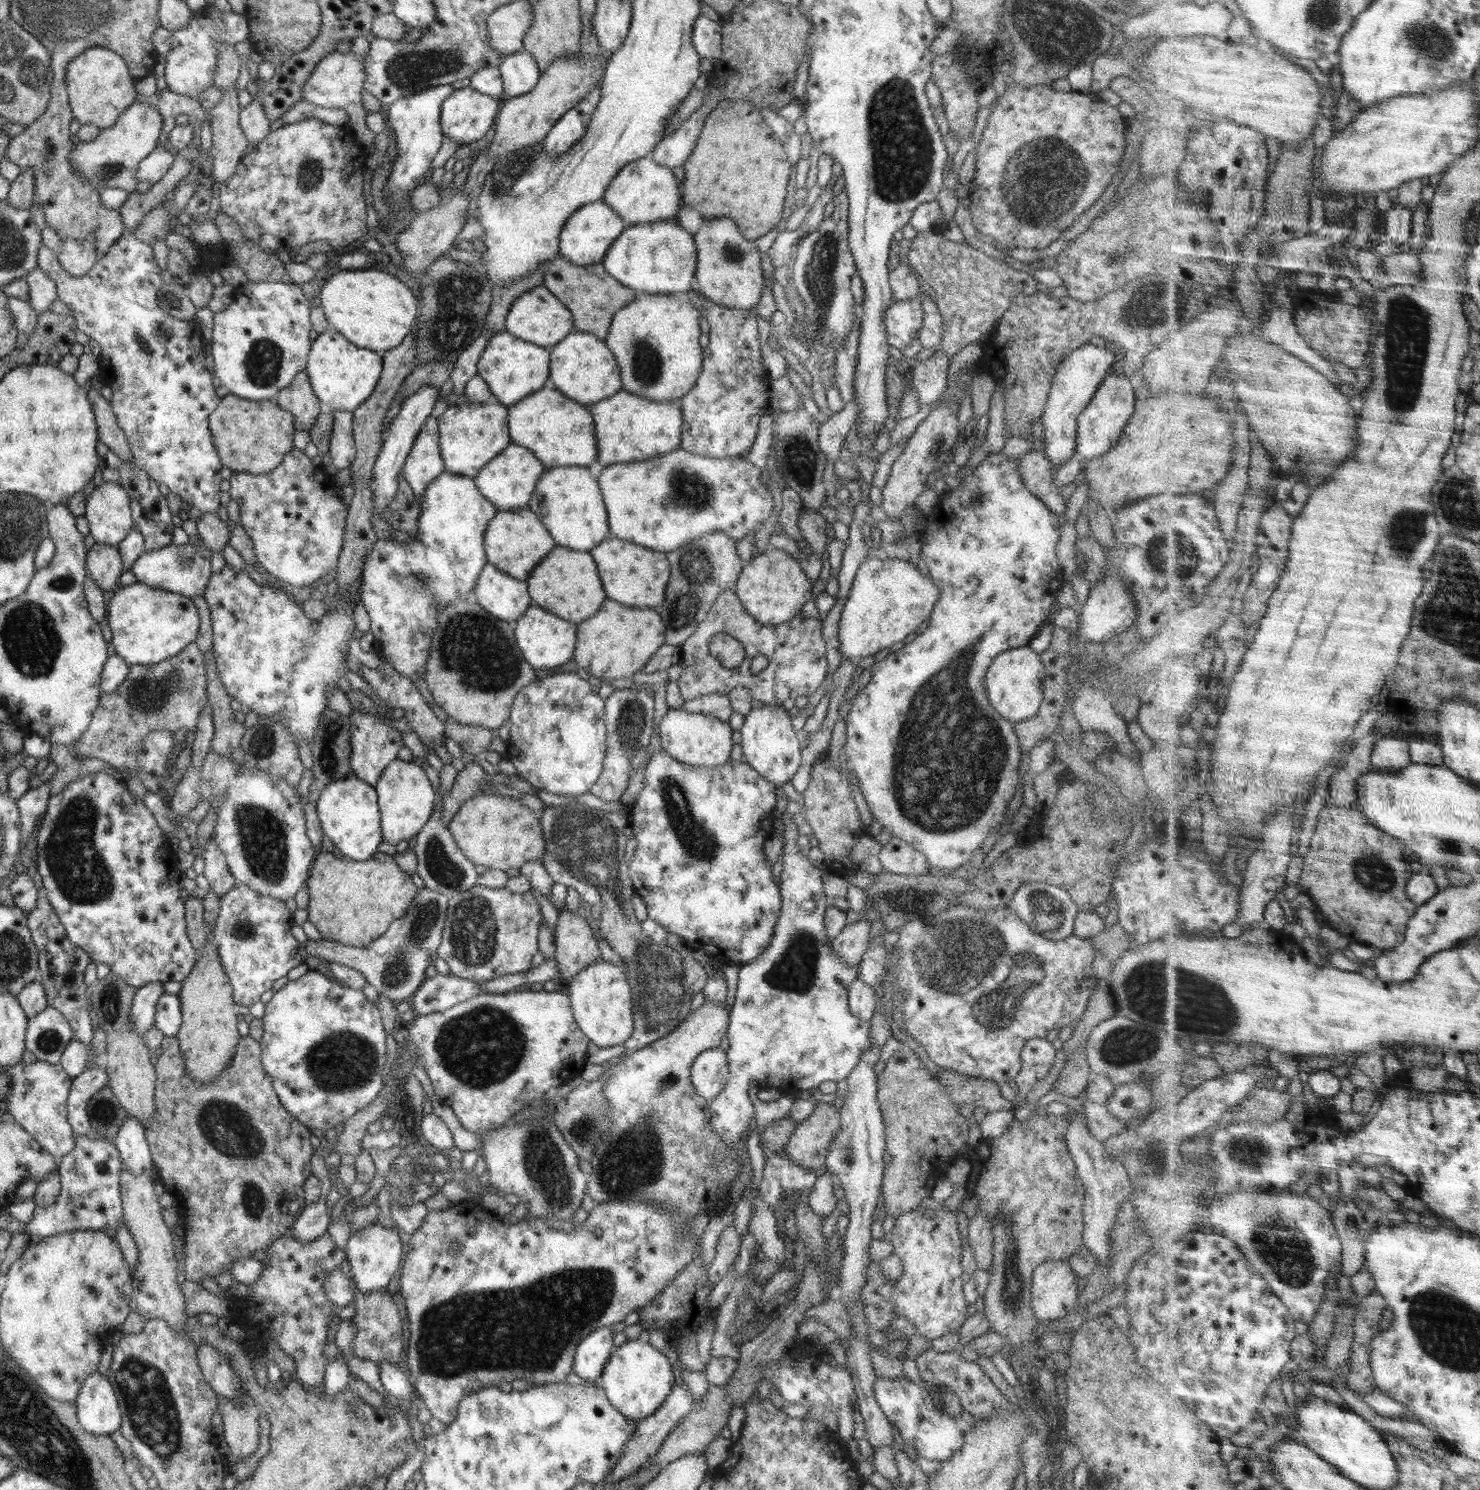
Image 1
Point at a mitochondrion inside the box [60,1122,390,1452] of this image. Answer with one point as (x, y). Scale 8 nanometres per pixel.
(252, 1197)

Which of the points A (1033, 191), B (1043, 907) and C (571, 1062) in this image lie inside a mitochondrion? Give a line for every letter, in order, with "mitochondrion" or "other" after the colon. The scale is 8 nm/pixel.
A: mitochondrion
B: mitochondrion
C: other

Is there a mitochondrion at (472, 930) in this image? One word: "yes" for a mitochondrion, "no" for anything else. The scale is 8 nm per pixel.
yes

